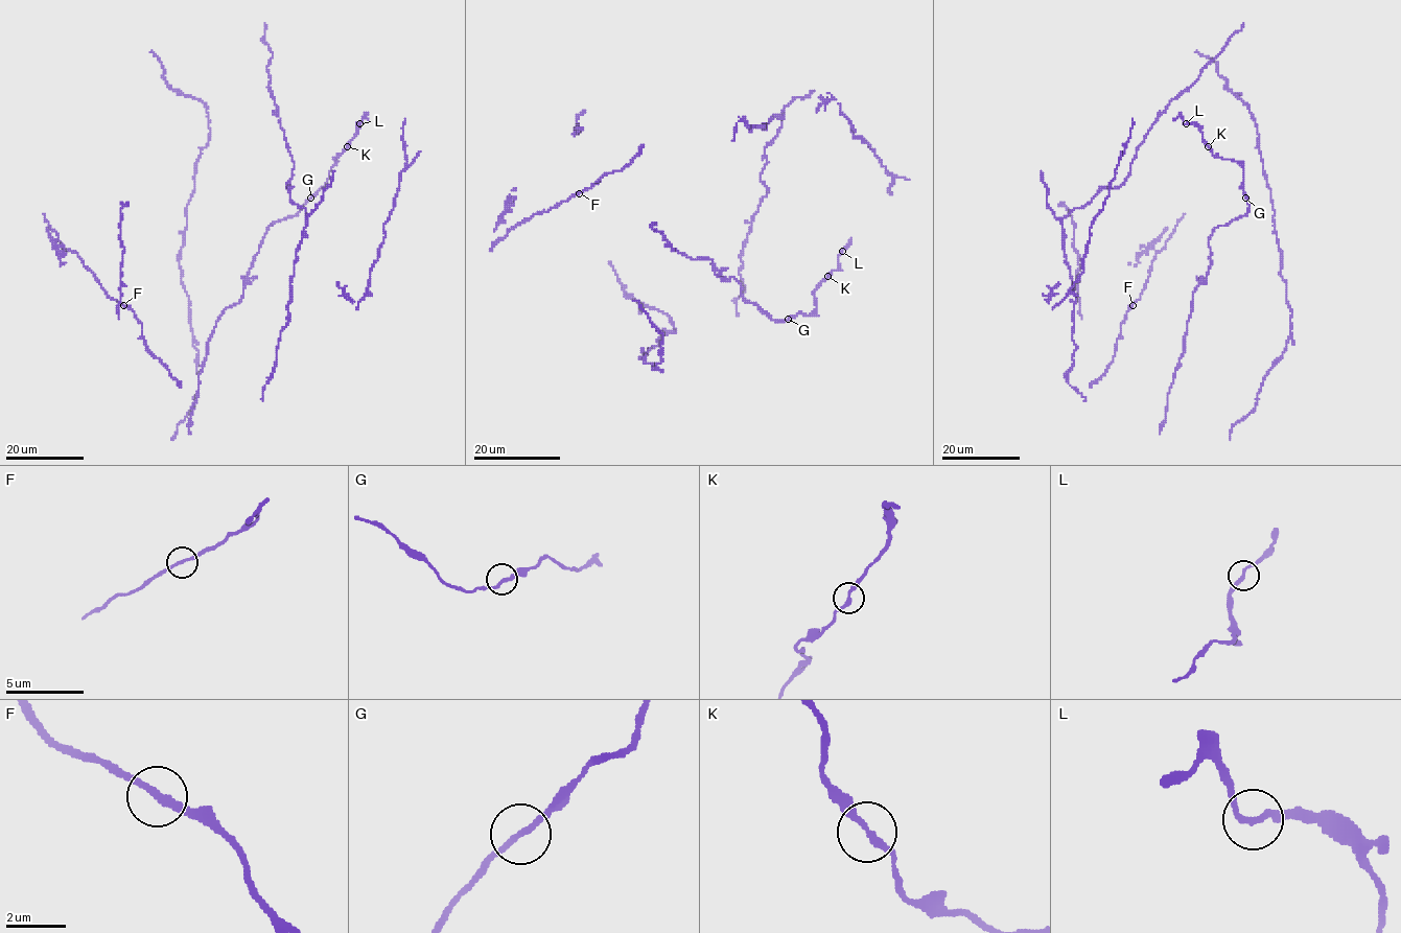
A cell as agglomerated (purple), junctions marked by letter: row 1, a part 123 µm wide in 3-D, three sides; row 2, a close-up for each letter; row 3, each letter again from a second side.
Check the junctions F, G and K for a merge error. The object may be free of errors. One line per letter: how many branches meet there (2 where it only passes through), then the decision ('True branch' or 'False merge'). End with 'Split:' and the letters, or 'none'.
F: Branches: 2. True branch
G: Branches: 2. True branch
K: Branches: 2. True branch
Split: none

